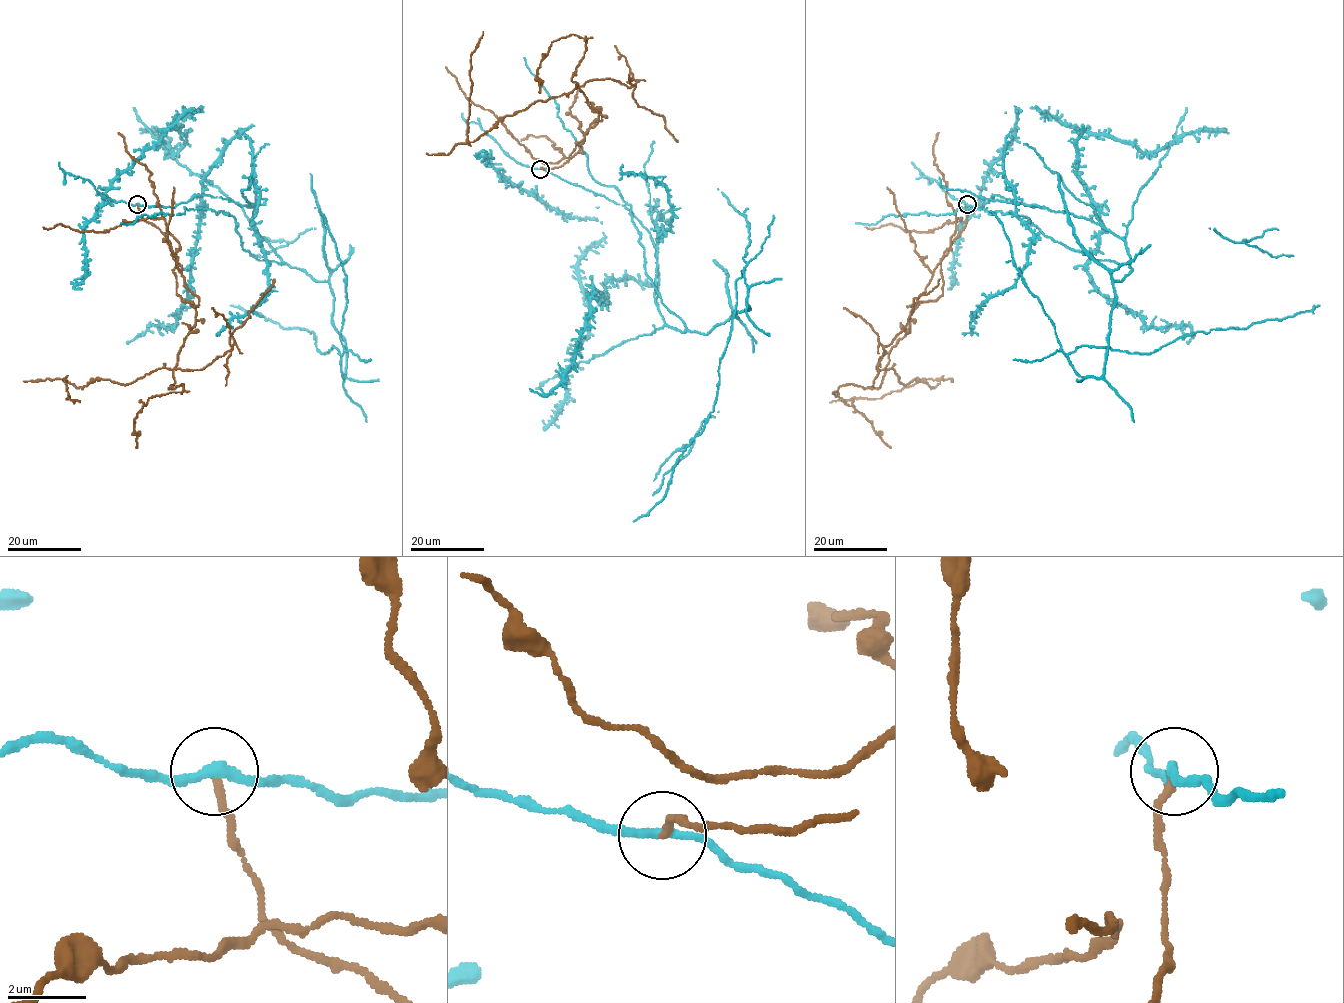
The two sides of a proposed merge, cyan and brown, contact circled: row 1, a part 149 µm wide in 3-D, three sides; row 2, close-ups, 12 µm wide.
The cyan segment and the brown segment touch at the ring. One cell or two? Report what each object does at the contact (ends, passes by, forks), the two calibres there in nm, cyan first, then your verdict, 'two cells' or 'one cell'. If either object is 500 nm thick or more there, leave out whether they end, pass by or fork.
cyan passes by; brown ends; calibres 240 and 190 nm; two cells

